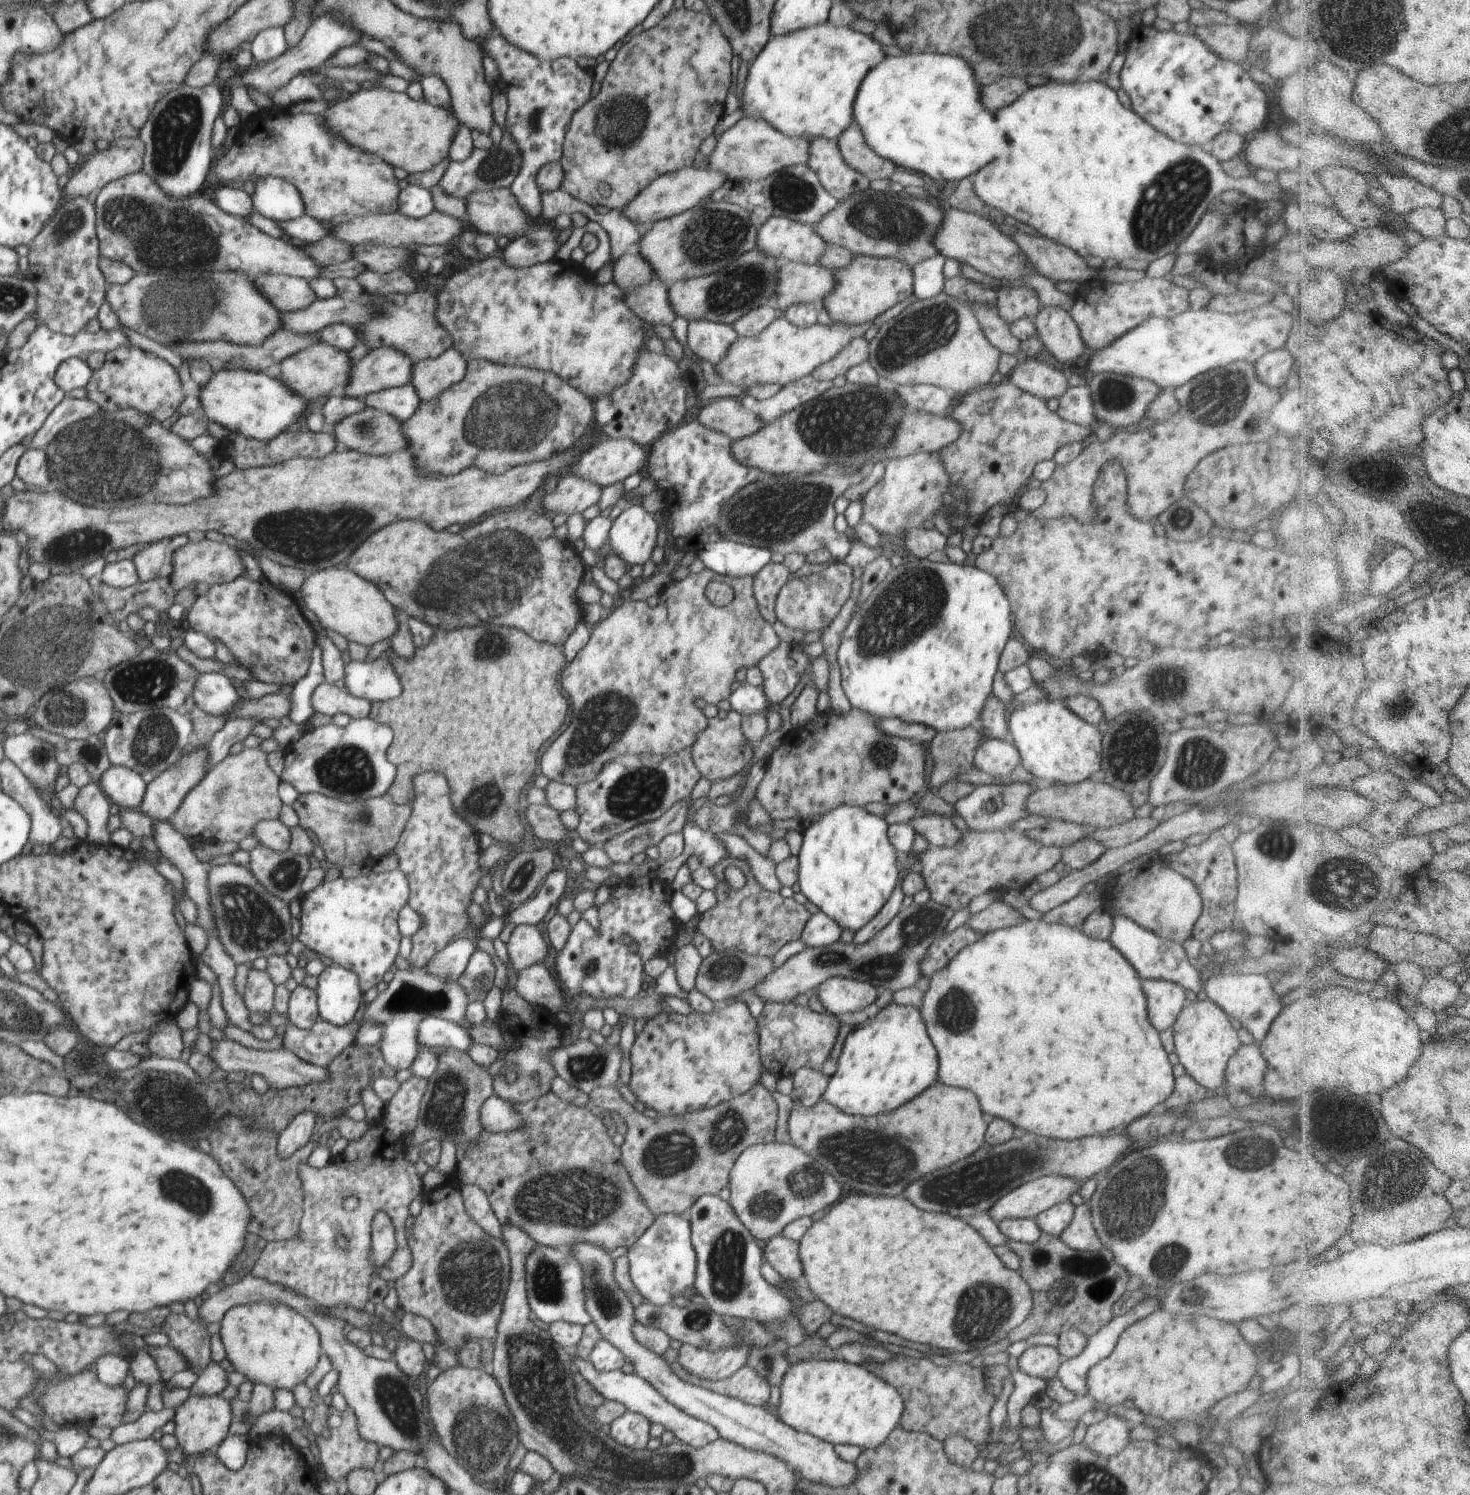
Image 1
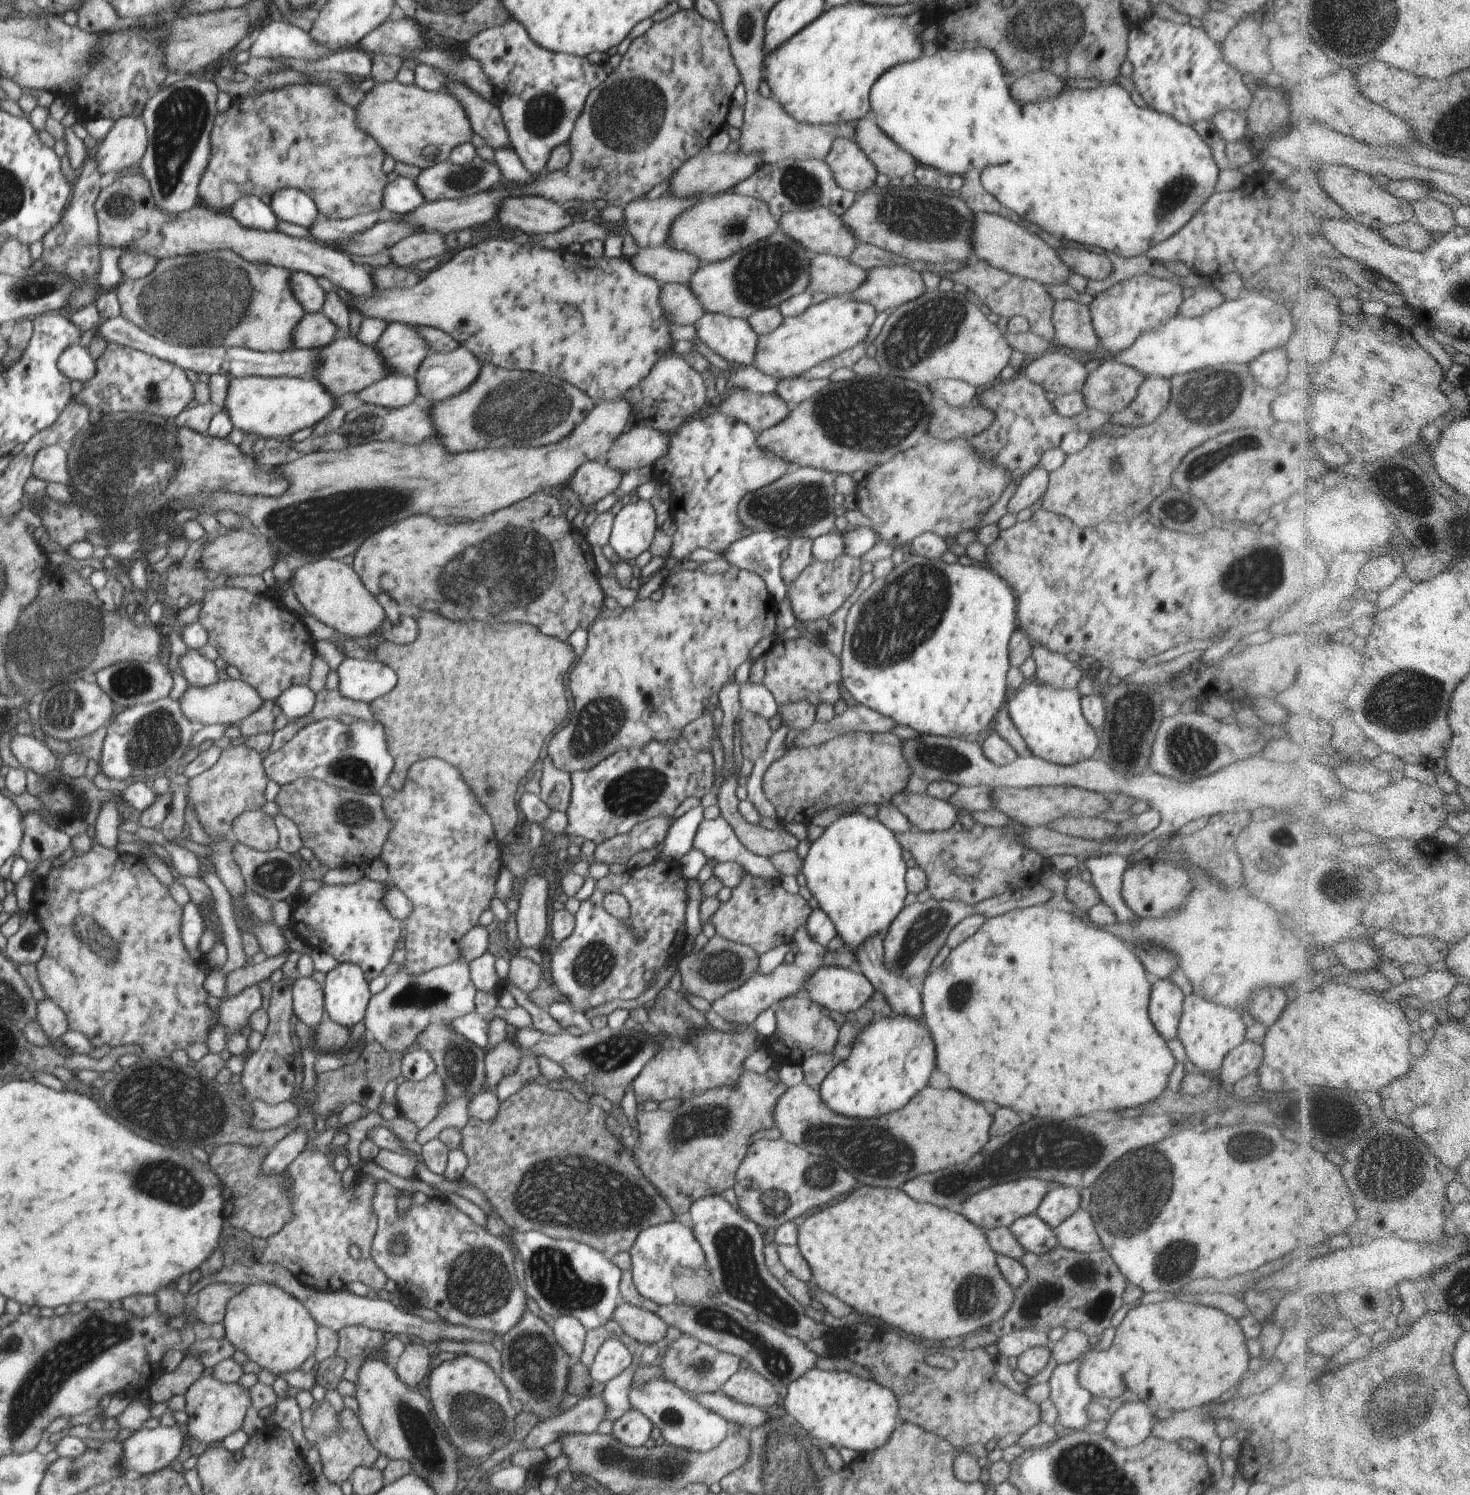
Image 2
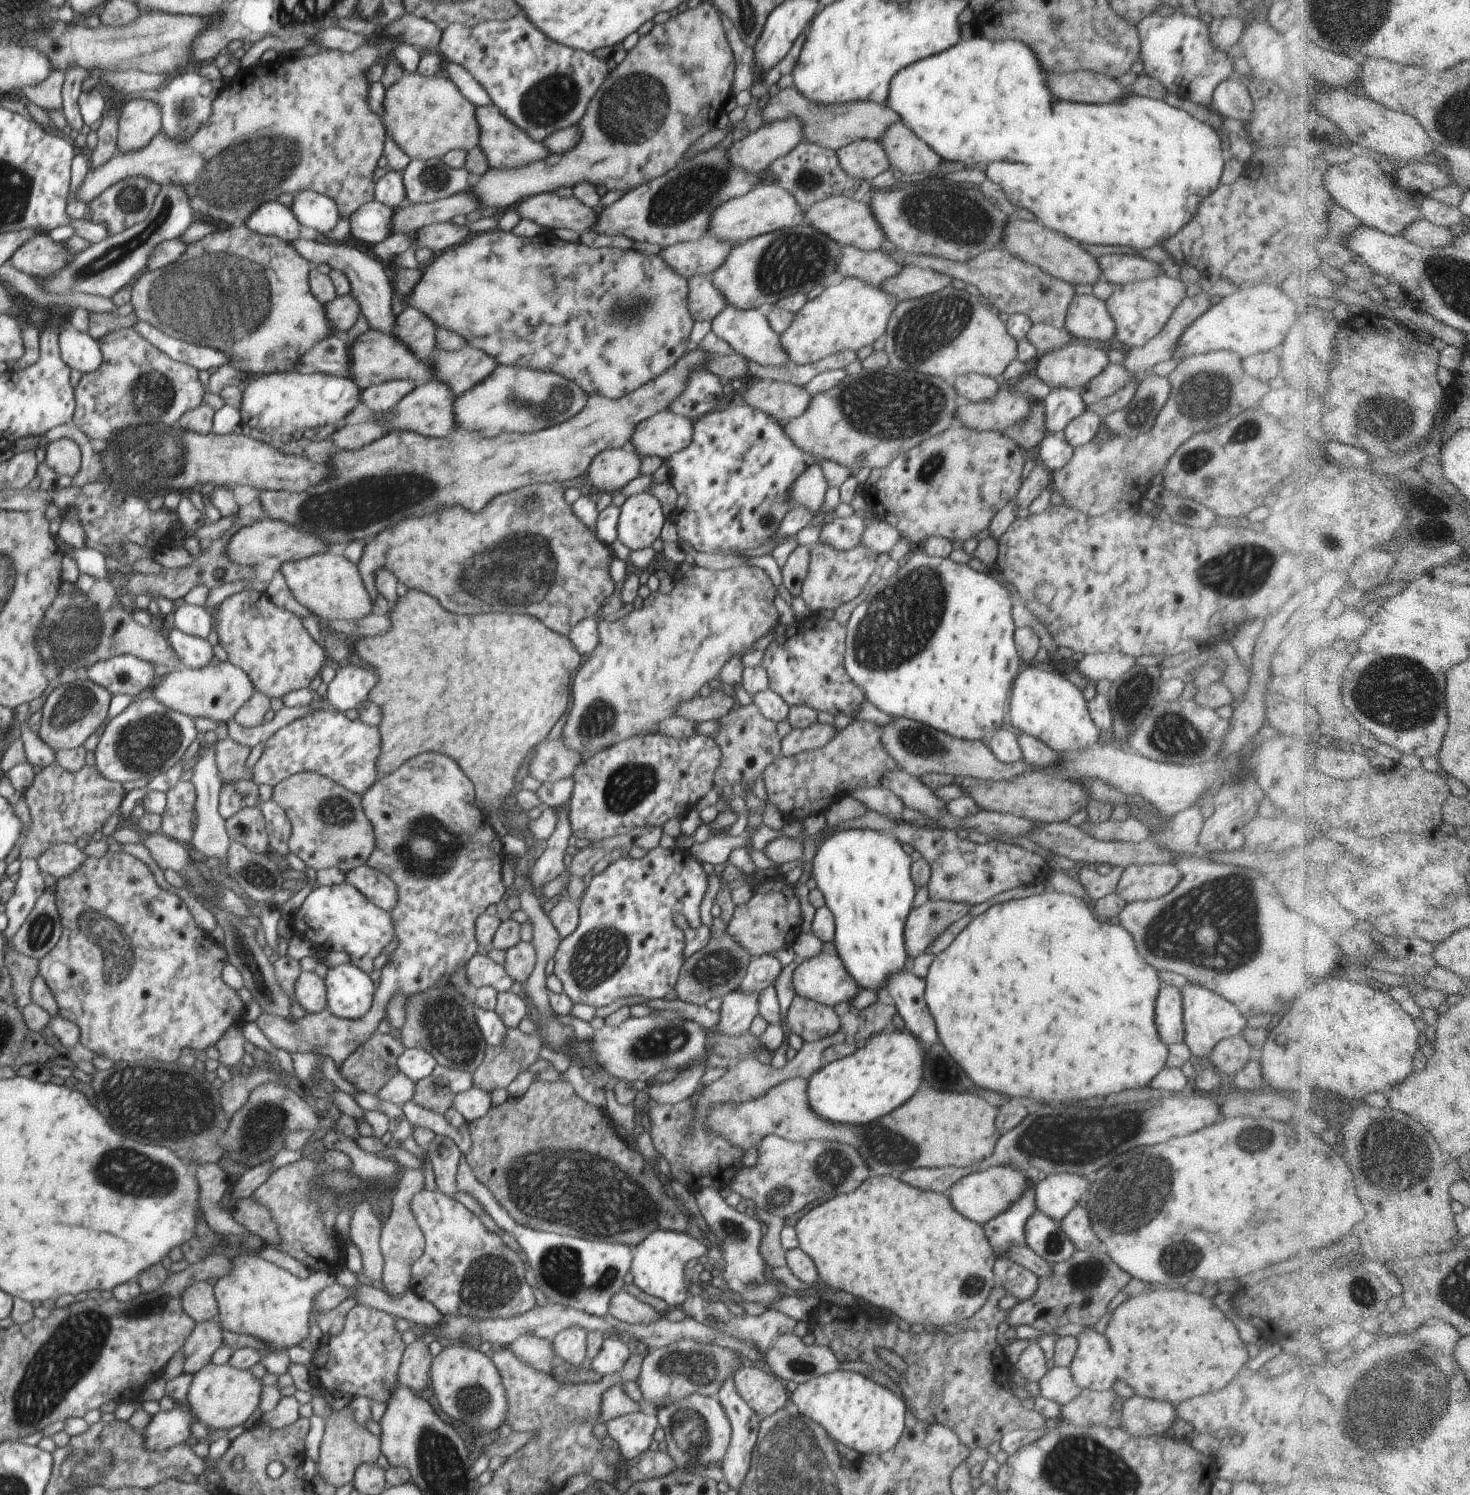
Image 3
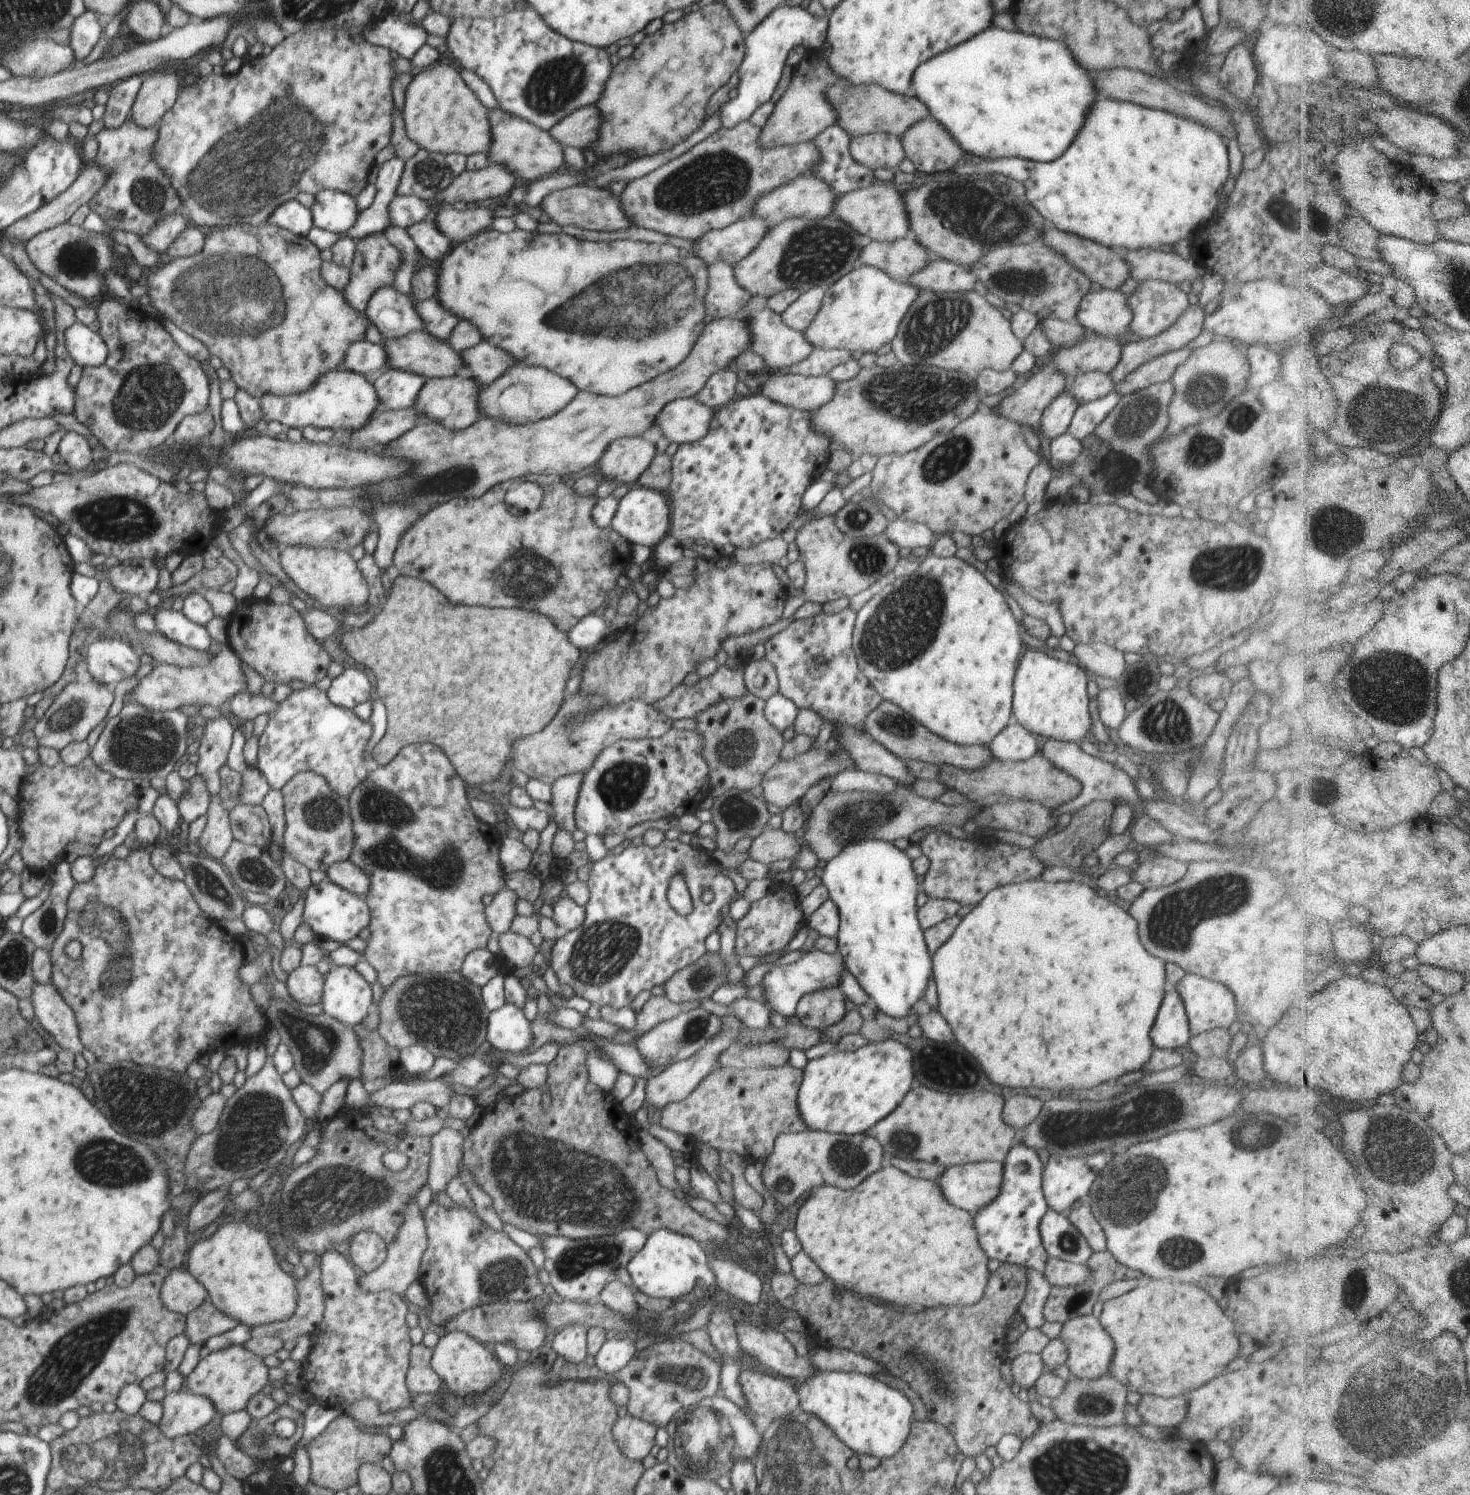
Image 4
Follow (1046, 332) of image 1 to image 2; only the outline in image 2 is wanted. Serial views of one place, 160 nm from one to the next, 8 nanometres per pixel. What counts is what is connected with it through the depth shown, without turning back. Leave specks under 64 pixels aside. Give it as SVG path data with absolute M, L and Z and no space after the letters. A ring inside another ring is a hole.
M1063 300L1054 304L1051 321L1056 346L1062 345L1074 352L1092 352L1100 340L1091 321L1089 306L1078 301Z

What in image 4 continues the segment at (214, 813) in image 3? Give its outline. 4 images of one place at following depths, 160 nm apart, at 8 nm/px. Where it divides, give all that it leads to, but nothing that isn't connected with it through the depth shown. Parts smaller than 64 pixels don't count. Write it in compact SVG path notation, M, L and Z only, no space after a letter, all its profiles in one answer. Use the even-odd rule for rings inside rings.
M223 715L206 720L200 748L198 748L198 773L208 786L210 801L216 802L220 791L218 770L227 762L233 742L234 728Z

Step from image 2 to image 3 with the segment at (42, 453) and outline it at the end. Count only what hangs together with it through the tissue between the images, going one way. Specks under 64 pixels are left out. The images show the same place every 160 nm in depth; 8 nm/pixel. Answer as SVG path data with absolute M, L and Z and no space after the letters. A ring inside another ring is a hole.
M69 438L59 439L47 443L46 458L43 462L56 471L59 477L70 476L74 478L81 468L80 448Z

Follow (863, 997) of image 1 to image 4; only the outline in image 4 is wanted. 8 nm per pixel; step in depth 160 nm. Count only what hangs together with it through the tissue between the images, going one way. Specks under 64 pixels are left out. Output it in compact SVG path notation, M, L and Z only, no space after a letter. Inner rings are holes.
M814 948L812 952L804 955L798 962L777 966L767 972L760 983L763 989L762 1000L774 1012L778 1012L784 1017L792 1017L796 1014L797 1005L801 1003L802 996L808 992L840 986L840 976L842 976L844 969L845 965L838 956L826 954Z

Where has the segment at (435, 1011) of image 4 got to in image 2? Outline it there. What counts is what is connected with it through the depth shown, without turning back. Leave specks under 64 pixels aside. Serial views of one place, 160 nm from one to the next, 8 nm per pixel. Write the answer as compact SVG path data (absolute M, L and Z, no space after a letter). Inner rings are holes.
M430 1023L420 1034L418 1040L420 1046L434 1059L435 1073L442 1079L444 1090L446 1090L445 1103L467 1097L467 1104L471 1098L478 1093L484 1085L484 1050L469 1040L458 1036L448 1023Z

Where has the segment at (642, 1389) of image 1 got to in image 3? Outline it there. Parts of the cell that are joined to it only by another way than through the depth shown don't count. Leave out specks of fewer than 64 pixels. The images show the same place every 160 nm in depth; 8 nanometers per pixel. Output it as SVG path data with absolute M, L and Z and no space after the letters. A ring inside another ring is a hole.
M697 1393L684 1400L668 1402L657 1410L657 1422L665 1432L668 1454L678 1468L695 1467L699 1460L721 1464L728 1452L732 1436L731 1425L722 1404L716 1397Z

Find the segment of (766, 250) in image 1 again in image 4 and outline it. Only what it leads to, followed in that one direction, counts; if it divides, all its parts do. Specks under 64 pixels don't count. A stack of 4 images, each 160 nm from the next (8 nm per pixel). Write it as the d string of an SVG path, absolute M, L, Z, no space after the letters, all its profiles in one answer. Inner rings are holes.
M875 180L871 186L838 196L834 204L834 216L852 226L858 234L870 241L889 242L905 238L910 231L910 216L906 214L904 190L892 182Z

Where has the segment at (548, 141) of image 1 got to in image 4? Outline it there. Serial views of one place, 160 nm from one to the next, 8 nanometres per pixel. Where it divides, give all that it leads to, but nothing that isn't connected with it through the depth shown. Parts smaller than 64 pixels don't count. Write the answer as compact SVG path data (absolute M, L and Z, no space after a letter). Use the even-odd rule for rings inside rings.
M529 6L527 9L510 10L500 17L475 17L474 20L469 17L456 18L448 30L446 45L463 68L476 72L490 86L502 111L548 131L574 110L596 105L614 68L611 56L604 48L570 40L554 32L540 14Z

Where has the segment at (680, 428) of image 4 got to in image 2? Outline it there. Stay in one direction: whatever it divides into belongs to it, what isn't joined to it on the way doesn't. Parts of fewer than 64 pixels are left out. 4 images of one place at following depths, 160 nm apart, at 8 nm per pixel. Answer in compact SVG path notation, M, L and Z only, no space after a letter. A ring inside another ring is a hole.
M644 424L637 425L620 433L604 460L610 468L622 473L649 467L667 453L669 436Z

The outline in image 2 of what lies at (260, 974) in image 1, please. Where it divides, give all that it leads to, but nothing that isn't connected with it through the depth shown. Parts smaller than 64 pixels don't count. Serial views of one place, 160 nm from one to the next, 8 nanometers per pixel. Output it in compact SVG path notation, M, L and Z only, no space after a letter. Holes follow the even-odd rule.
M260 985L246 987L224 1006L219 1015L219 1021L227 1028L227 1037L240 1034L240 1028L248 1025L250 1015L262 1006Z

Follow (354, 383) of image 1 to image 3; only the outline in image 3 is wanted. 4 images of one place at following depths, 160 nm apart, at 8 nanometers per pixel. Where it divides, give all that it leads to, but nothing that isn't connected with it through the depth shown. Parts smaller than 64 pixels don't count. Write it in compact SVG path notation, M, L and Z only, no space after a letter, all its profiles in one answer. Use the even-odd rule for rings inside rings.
M406 308L396 317L394 334L400 342L404 342L418 360L429 361L436 345L437 327L422 312L414 308Z

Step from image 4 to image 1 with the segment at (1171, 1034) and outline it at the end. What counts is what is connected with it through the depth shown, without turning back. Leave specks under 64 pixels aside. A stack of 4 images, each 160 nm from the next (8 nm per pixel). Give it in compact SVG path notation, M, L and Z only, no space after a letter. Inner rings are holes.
M1141 979L1150 1022L1159 1033L1172 1028L1186 1006L1186 992L1176 983L1162 979Z

